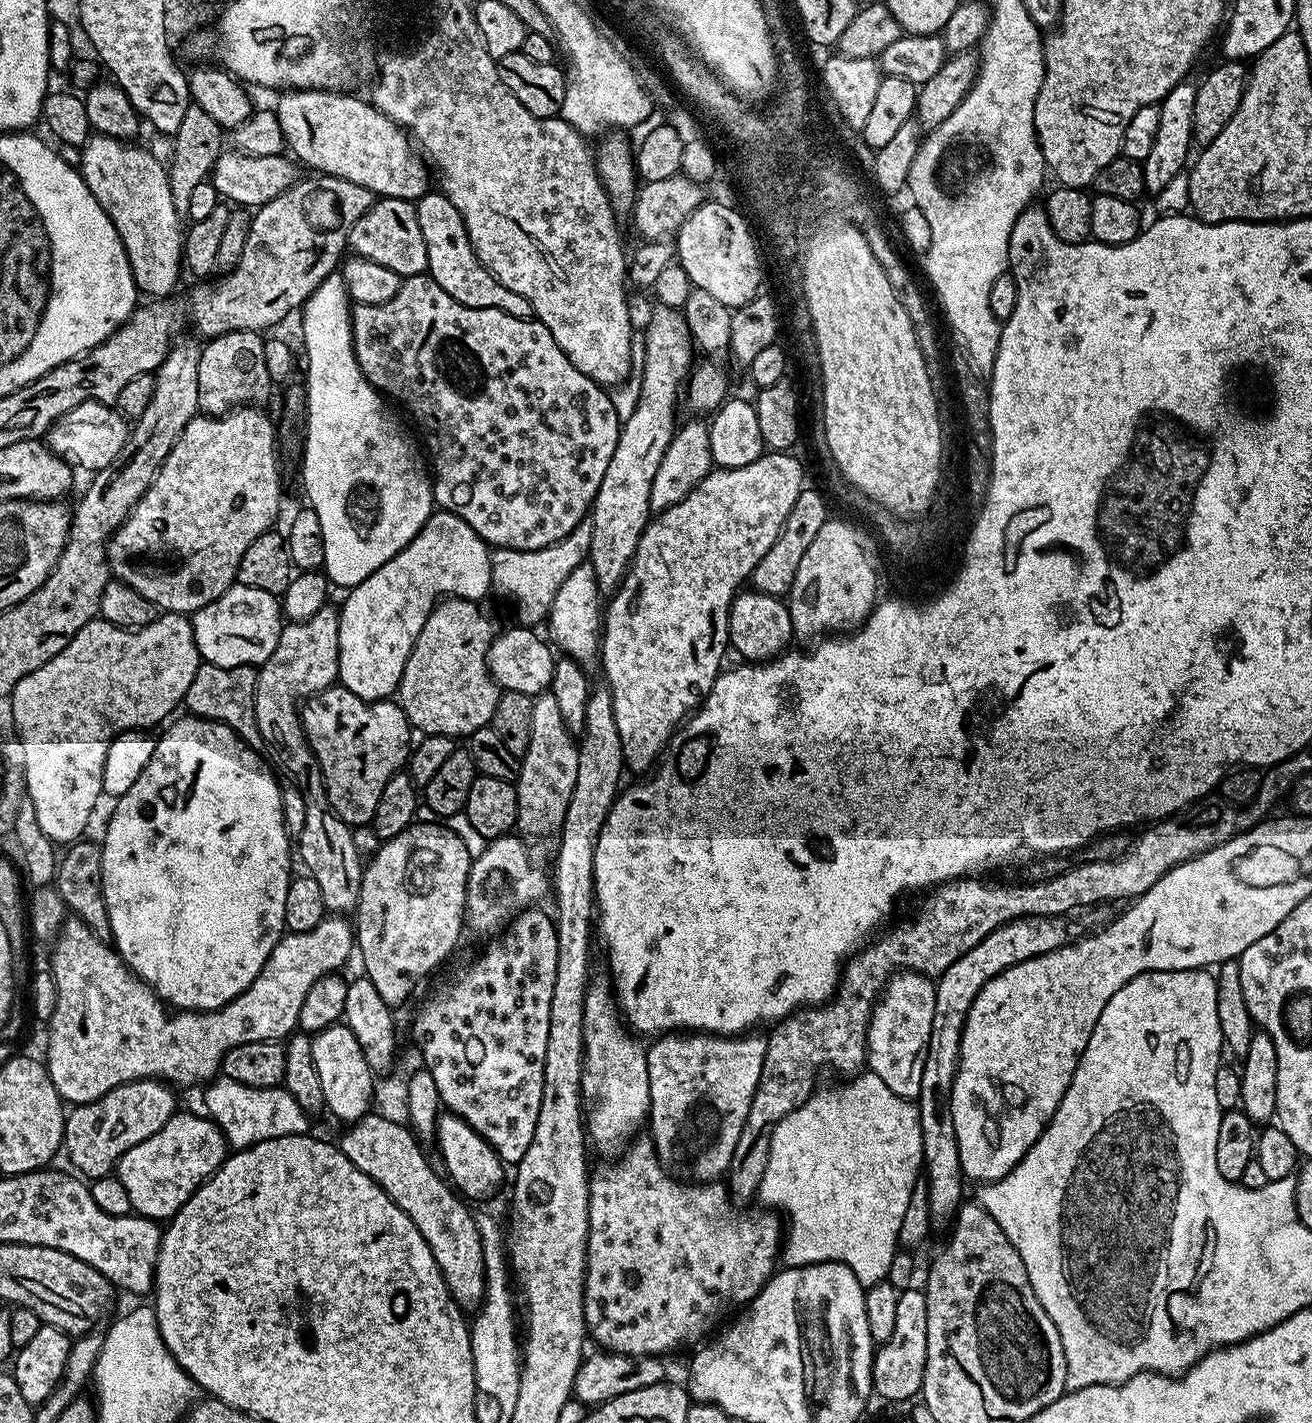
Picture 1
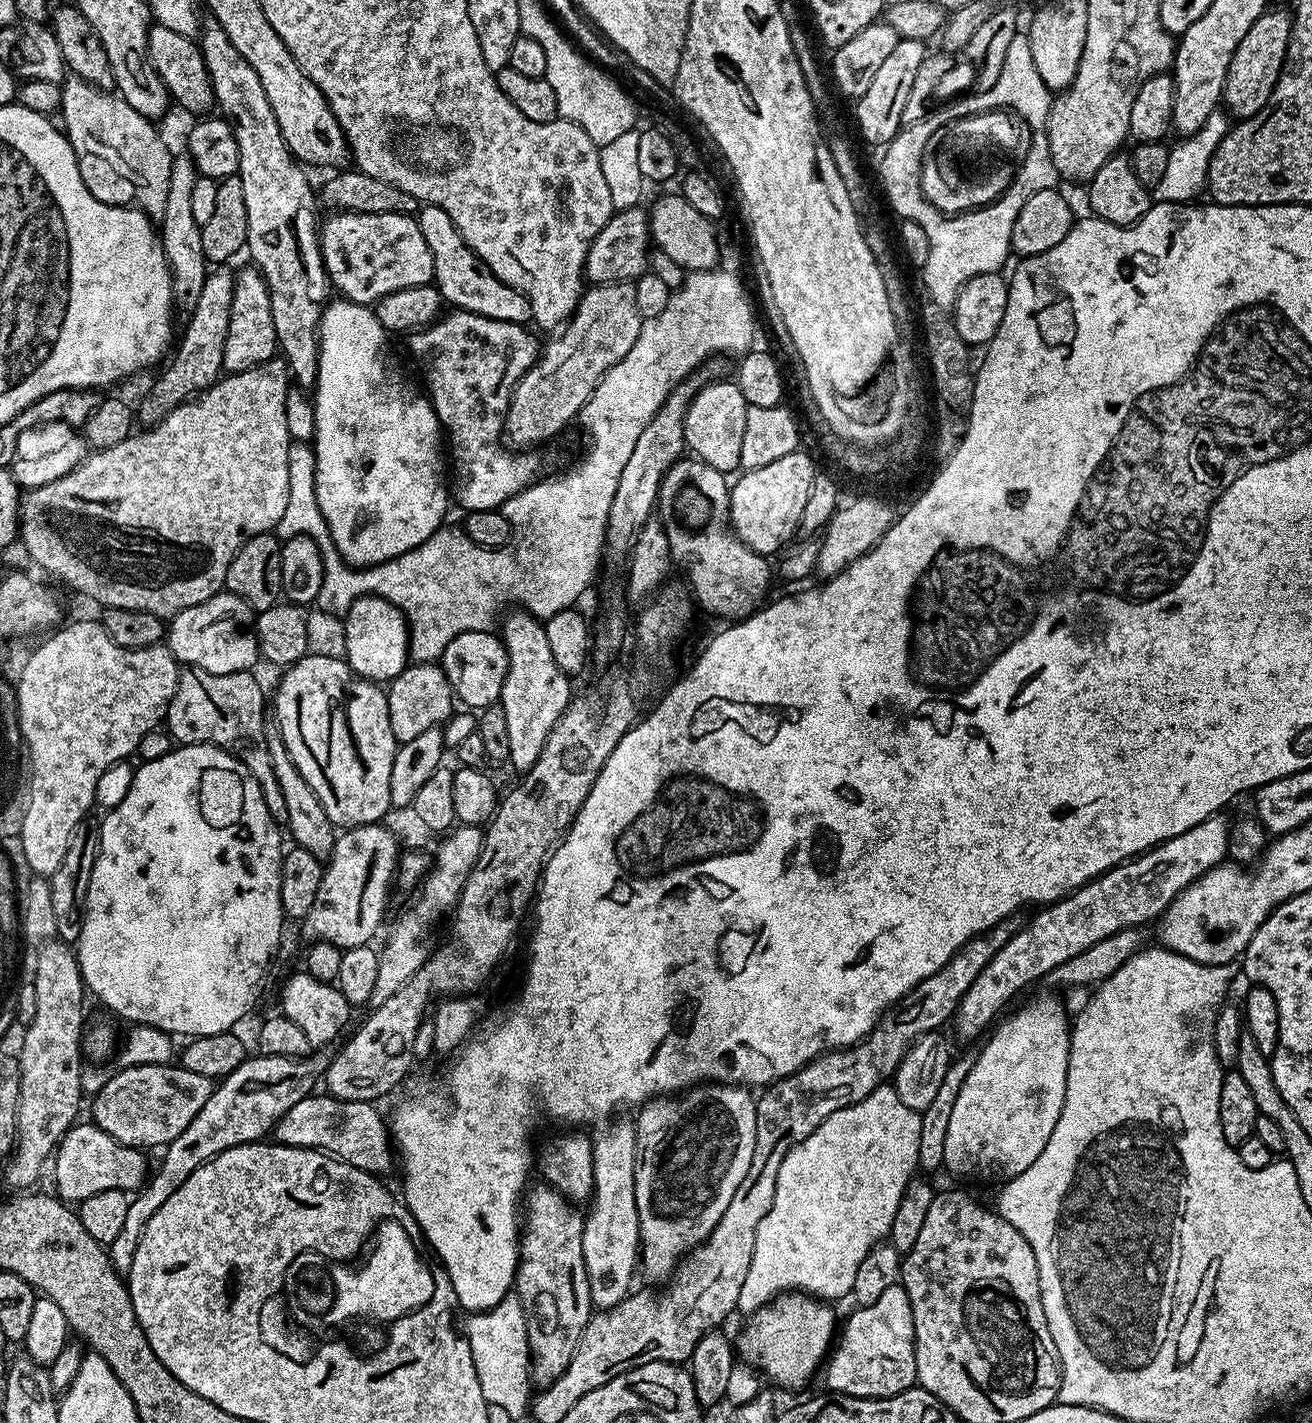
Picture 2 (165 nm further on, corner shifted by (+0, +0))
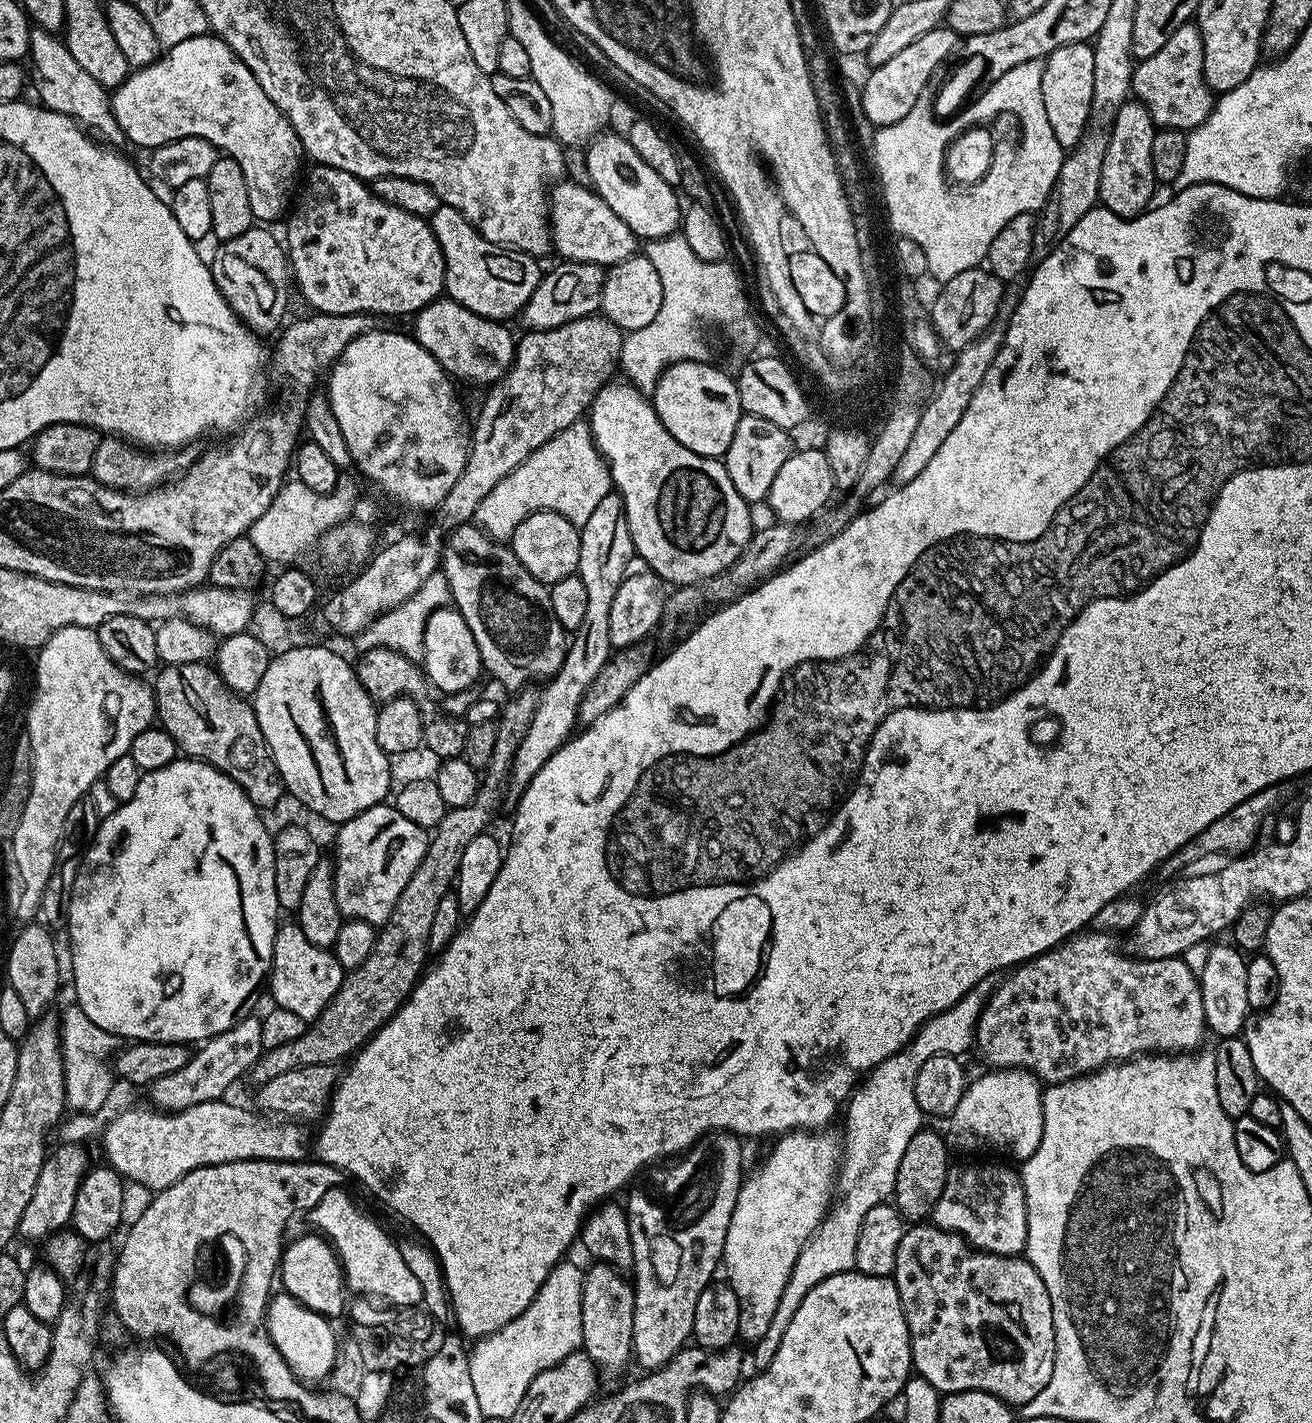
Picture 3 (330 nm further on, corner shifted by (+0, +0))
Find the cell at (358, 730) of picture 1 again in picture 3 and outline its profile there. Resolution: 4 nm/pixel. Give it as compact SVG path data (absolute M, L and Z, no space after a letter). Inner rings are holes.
M308 642L303 647L273 655L250 703L256 711L258 726L262 726L269 754L277 764L277 772L287 795L305 804L314 815L329 820L333 826L339 826L362 814L362 810L370 810L375 804L383 804L389 799L393 787L393 761L382 750L382 746L378 746L377 705L374 697L356 677L355 667L347 664L338 653Z

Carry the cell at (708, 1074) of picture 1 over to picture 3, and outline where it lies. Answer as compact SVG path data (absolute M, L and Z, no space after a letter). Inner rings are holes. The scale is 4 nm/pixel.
M709 1132L707 1136L701 1136L687 1152L679 1158L673 1159L669 1168L657 1167L652 1177L645 1182L641 1188L633 1187L627 1193L628 1204L626 1211L628 1214L628 1225L630 1226L630 1242L634 1245L634 1264L632 1267L634 1276L634 1334L632 1335L632 1354L635 1363L640 1363L644 1370L655 1370L662 1367L663 1364L669 1364L680 1349L685 1347L693 1339L692 1327L694 1326L694 1312L698 1303L699 1295L713 1283L716 1268L721 1267L724 1258L724 1243L726 1242L726 1230L730 1226L730 1218L734 1214L736 1199L742 1187L740 1181L740 1167L744 1164L744 1156L740 1153L741 1137L734 1136L730 1132Z

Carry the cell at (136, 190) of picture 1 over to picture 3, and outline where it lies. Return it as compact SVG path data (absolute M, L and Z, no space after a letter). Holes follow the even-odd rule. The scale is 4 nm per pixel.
M33 27L30 34L30 46L27 59L30 64L30 84L36 87L40 95L39 103L52 112L61 112L71 120L77 121L81 128L93 140L105 146L120 146L125 143L118 122L112 117L112 102L109 89L104 88L88 71L78 66L74 54L65 46L63 39L57 33L48 32L45 28Z

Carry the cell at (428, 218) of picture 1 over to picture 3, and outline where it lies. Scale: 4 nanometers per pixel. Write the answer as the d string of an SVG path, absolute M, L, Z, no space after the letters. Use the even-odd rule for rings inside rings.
M441 204L430 223L444 259L444 292L466 306L466 310L474 310L474 314L482 314L491 320L508 322L511 316L512 319L519 317L540 281L541 261L528 252L504 248L482 238L463 214L449 204Z

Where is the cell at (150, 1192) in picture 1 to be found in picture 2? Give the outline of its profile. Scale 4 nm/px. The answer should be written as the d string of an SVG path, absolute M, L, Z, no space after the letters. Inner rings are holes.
M78 1122L68 1129L60 1143L57 1144L52 1164L55 1191L62 1200L72 1204L78 1204L104 1190L137 1191L145 1183L148 1172L145 1156L147 1155L143 1151L126 1147L118 1143L116 1139L110 1138L96 1124Z

